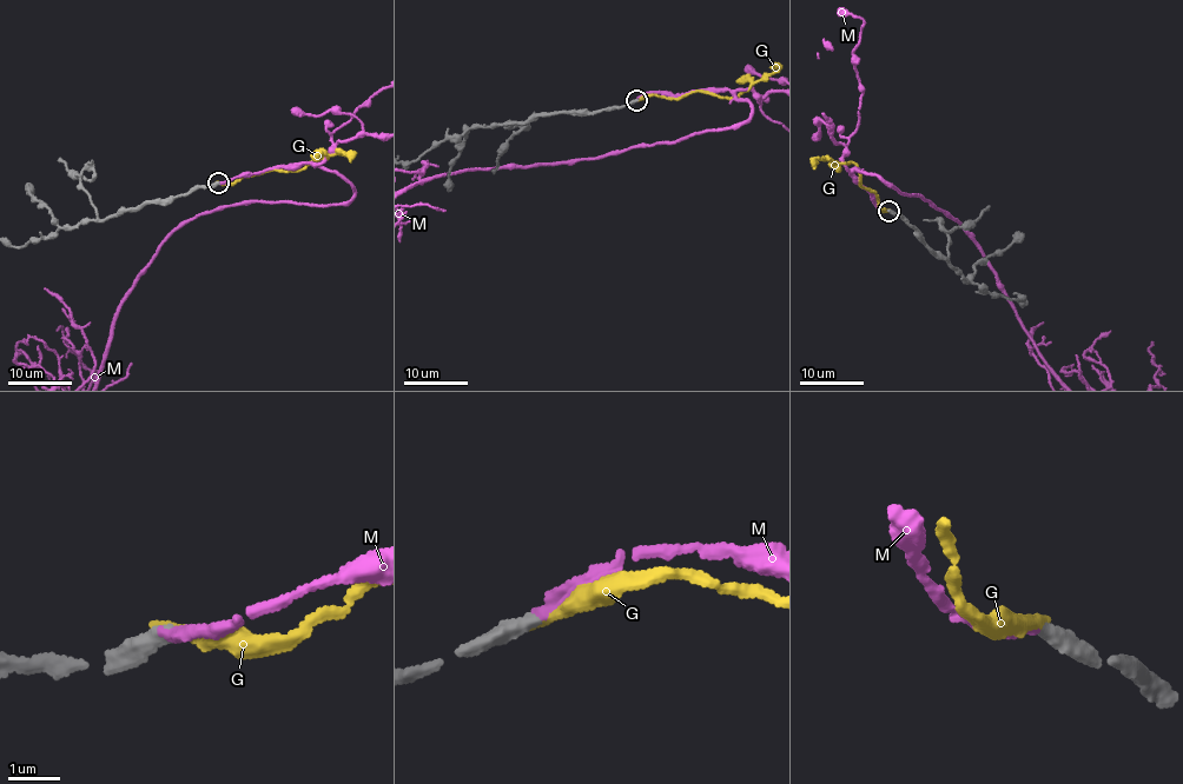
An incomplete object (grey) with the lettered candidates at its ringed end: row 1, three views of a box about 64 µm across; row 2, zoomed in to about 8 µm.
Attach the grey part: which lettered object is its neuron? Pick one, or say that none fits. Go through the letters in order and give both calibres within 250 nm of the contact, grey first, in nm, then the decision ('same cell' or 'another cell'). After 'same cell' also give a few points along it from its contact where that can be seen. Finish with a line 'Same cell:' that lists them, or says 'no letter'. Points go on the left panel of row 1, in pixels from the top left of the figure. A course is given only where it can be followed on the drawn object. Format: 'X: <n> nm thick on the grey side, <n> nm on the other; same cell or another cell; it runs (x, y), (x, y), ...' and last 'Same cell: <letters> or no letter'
G: 360 nm thick on the grey side, 240 nm on the other; another cell
M: 360 nm thick on the grey side, 200 nm on the other; same cell
Same cell: M

